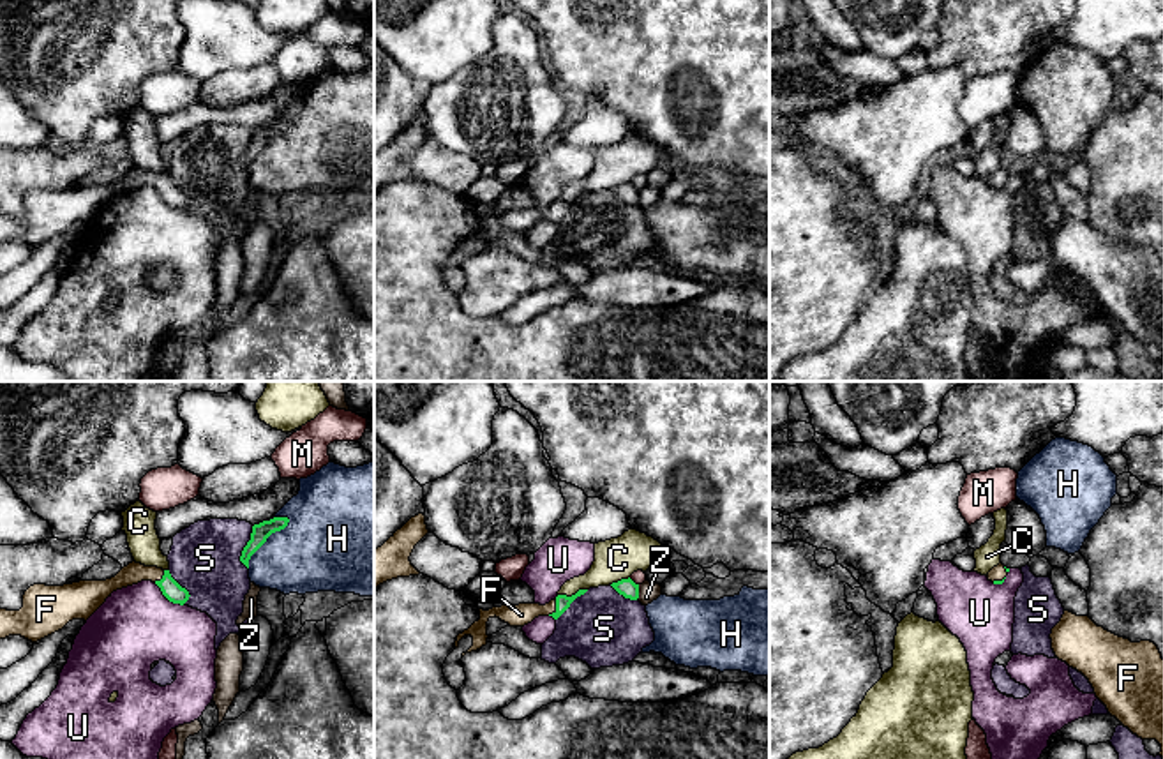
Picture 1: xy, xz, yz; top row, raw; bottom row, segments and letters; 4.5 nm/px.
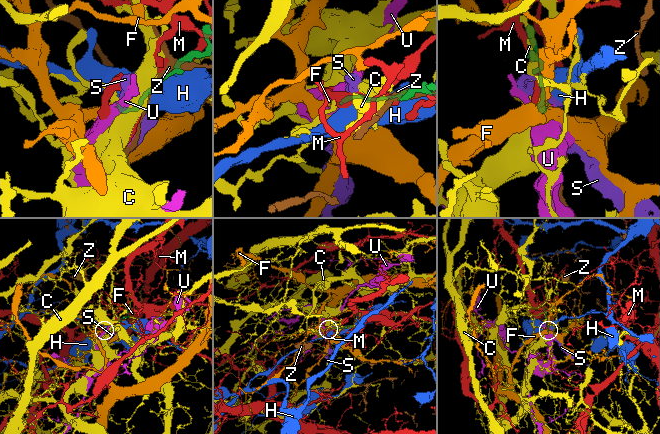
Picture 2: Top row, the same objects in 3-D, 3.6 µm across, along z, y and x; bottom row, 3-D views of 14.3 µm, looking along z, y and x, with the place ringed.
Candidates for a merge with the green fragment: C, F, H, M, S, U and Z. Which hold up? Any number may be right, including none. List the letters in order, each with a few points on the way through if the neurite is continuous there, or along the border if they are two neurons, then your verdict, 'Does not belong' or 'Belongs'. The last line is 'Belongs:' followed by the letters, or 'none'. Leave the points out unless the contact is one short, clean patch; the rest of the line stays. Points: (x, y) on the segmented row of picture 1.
C: Boundary: xz (586, 588), (570, 595), (558, 595). Does not belong
F: Path across: xz (563, 602), (556, 608), (533, 609), (521, 615). Belongs
H: Does not belong
M: Does not belong
S: Does not belong
U: Boundary: xy (154, 583), (170, 601), (182, 606). Does not belong
Z: Does not belong
Belongs: F

